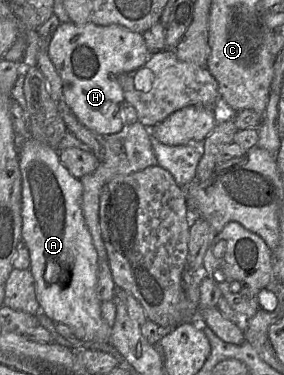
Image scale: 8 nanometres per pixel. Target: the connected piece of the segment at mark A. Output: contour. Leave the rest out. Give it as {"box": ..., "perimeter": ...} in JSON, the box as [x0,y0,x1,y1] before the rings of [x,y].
{"box":[18,137,111,342],"perimeter":[[[28,137],[18,149],[22,177],[21,238],[30,256],[30,270],[34,278],[35,295],[40,310],[55,323],[70,327],[75,337],[83,342],[108,342],[111,327],[103,319],[97,293],[98,255],[86,225],[81,200],[83,185],[63,165],[57,149]]]}

